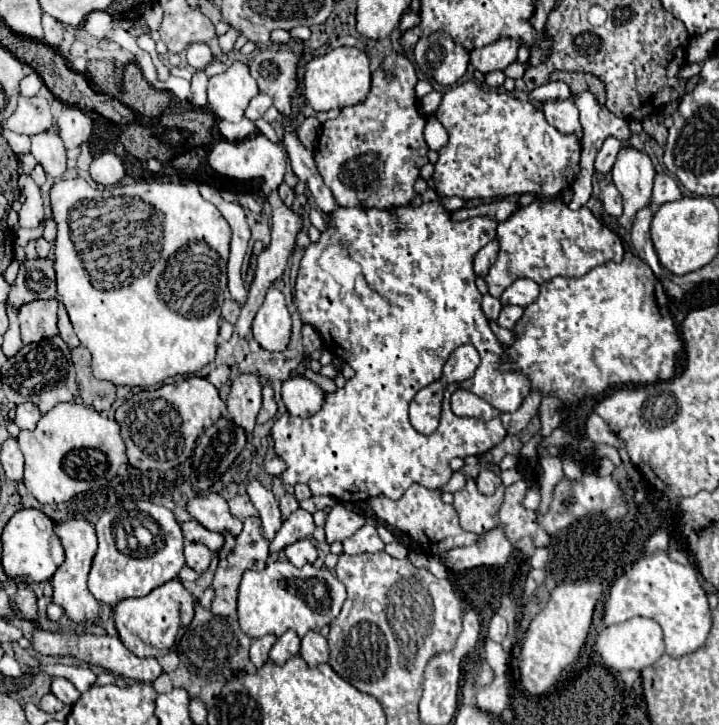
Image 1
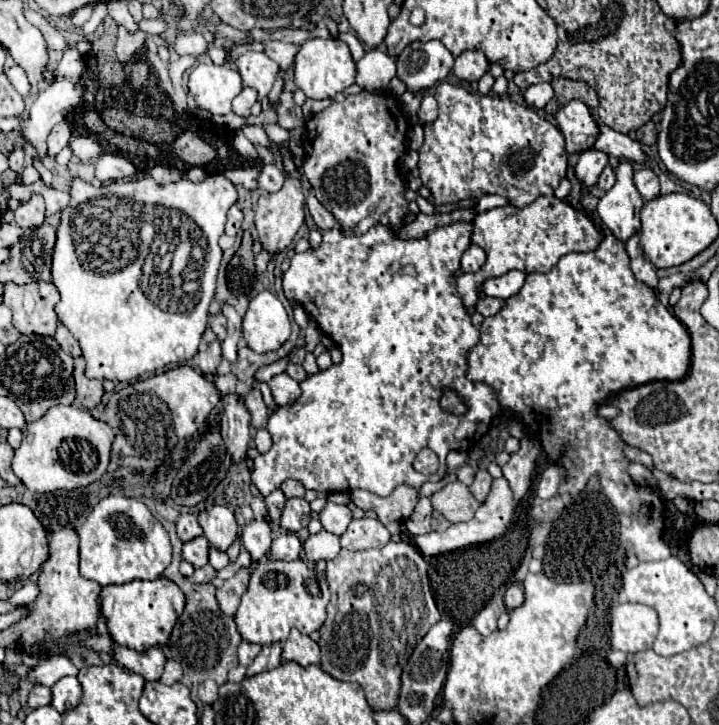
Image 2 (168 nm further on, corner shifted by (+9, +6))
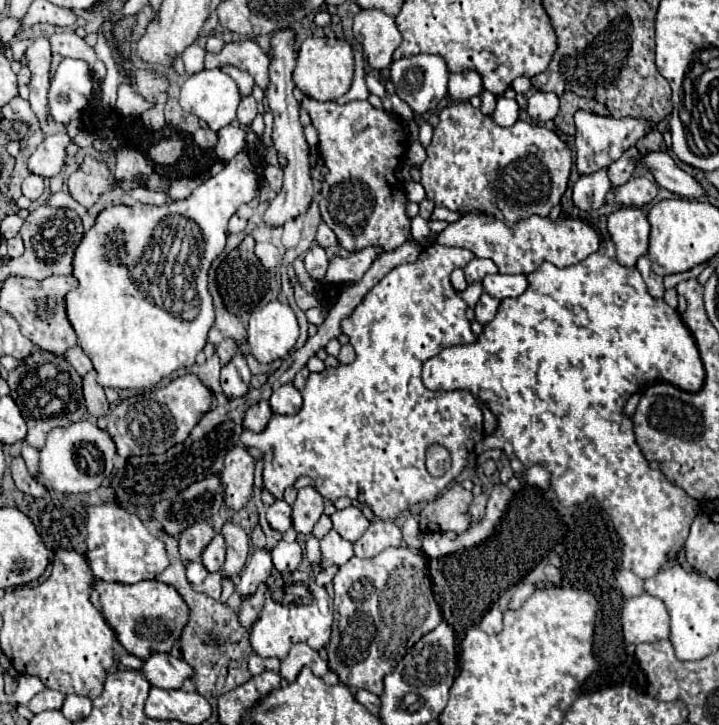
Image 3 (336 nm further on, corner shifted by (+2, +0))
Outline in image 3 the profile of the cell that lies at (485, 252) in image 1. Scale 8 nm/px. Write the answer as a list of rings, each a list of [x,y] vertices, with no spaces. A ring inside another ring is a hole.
[[[473,258],[467,266],[465,266],[465,278],[467,284],[479,284],[487,274],[495,274],[497,266],[493,260],[489,258]]]

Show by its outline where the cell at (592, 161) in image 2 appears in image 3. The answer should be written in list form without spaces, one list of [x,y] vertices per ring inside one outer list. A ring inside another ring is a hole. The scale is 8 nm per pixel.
[[[599,170],[589,176],[581,176],[573,188],[573,204],[583,212],[597,210],[605,204],[605,196],[611,188],[613,186],[607,176],[607,170]]]

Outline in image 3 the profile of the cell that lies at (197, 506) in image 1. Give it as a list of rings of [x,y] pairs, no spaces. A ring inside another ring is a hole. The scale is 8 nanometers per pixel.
[[[227,522],[221,534],[227,538],[227,560],[221,566],[221,574],[225,578],[237,578],[249,556],[249,538],[243,528],[233,522]]]

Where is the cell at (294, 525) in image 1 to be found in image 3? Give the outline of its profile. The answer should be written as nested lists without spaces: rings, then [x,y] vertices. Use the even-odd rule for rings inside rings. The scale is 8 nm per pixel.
[[[305,486],[297,492],[297,500],[293,504],[293,528],[301,534],[311,534],[315,522],[321,518],[325,510],[323,496],[315,486]]]

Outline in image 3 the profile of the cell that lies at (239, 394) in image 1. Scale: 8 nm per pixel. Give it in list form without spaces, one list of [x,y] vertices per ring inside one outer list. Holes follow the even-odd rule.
[[[235,446],[227,458],[221,472],[223,498],[231,510],[241,510],[247,506],[253,492],[253,468],[255,462],[247,454],[245,446]]]

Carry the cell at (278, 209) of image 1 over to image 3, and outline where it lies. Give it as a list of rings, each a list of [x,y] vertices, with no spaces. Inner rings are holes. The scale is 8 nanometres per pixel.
[[[281,28],[273,34],[271,38],[271,64],[269,64],[269,86],[265,90],[267,96],[267,104],[271,108],[271,114],[275,116],[273,122],[273,146],[275,150],[287,160],[285,170],[285,180],[283,180],[283,188],[281,192],[275,196],[275,200],[271,200],[267,212],[265,212],[265,222],[271,226],[281,226],[285,224],[289,218],[295,218],[299,214],[307,212],[307,206],[313,198],[313,184],[311,184],[311,166],[309,166],[309,146],[307,140],[303,136],[303,126],[299,122],[299,102],[293,98],[293,68],[295,68],[295,60],[297,60],[297,52],[295,52],[295,30],[293,28]]]

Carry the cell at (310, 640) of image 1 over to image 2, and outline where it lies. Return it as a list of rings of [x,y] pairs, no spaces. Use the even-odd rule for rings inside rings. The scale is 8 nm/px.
[[[292,628],[288,640],[284,642],[282,658],[298,662],[300,666],[320,664],[320,648],[318,648],[318,644],[310,636],[306,636],[300,630]]]

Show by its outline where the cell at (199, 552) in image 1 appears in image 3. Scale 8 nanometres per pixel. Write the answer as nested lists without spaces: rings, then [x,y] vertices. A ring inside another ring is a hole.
[[[217,534],[213,540],[211,540],[211,544],[205,548],[205,552],[203,552],[203,564],[205,564],[205,568],[209,570],[209,572],[219,572],[219,568],[223,566],[223,562],[225,562],[225,550],[227,550],[227,546],[225,546],[225,538],[221,536],[221,534]]]

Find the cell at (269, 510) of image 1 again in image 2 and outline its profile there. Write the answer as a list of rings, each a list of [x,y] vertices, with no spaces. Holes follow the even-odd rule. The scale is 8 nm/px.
[[[254,518],[242,530],[242,544],[252,554],[252,562],[268,554],[272,544],[272,530],[266,518]]]

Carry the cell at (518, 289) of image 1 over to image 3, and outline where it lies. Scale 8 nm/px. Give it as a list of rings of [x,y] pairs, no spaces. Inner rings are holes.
[[[489,274],[483,278],[483,288],[497,300],[515,298],[527,288],[527,278],[523,274]]]

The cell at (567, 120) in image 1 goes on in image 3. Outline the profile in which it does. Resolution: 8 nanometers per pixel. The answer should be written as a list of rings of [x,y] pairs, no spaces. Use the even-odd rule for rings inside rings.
[[[579,110],[575,114],[575,126],[577,126],[577,134],[575,134],[575,146],[577,146],[577,172],[581,176],[593,174],[601,168],[607,168],[611,162],[615,162],[623,150],[627,150],[629,146],[635,146],[635,142],[643,136],[647,136],[653,130],[651,120],[645,118],[611,118],[611,116],[597,116],[597,114],[589,114]]]

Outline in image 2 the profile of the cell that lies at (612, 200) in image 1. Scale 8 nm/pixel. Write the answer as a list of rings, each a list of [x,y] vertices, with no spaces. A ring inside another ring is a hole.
[[[606,166],[604,168],[604,172],[600,174],[600,178],[598,178],[598,188],[600,190],[604,190],[604,192],[608,192],[612,186],[614,186],[614,182],[616,182],[616,176],[614,176],[614,170],[612,170],[612,166]]]

